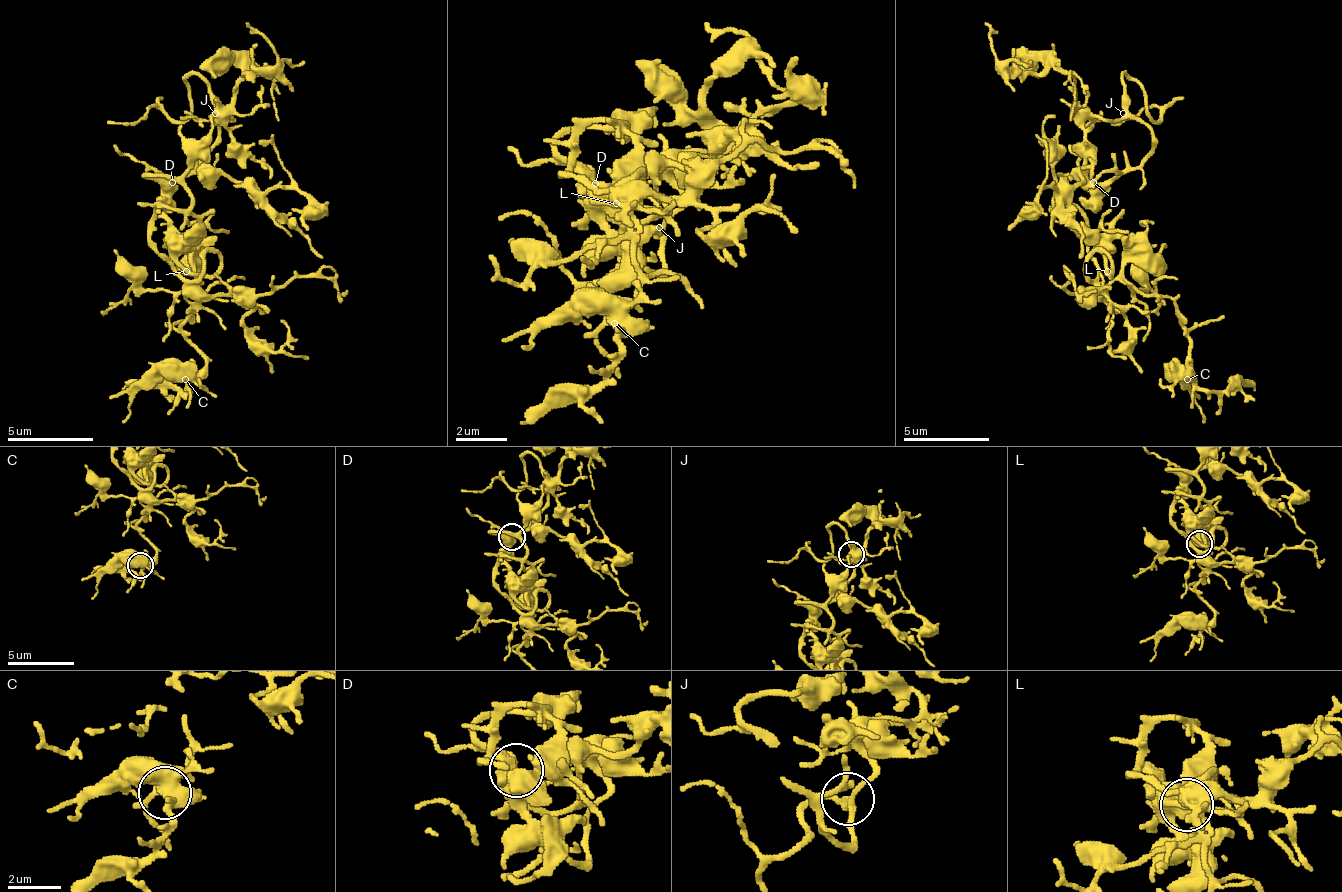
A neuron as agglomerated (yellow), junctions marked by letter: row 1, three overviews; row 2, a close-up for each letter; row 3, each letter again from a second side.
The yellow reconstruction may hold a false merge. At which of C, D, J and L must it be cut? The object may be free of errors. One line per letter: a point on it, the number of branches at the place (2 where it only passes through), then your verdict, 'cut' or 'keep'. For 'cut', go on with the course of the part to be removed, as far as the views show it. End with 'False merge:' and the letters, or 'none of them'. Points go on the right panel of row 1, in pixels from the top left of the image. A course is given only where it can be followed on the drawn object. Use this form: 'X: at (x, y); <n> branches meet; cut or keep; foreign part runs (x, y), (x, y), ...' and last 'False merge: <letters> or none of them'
C: at (1187, 379); 5 branches meet; keep
D: at (1093, 182); 3 branches meet; keep
J: at (1123, 113); 3 branches meet; keep
L: at (1107, 271); 3 branches meet; keep
False merge: none of them

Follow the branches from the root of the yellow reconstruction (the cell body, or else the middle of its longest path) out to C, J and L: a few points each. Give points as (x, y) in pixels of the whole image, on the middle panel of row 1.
C: (589, 183), (564, 170), (602, 202), (621, 202), (633, 240), (640, 297), (608, 316), (633, 323), (614, 323)
J: (589, 183), (589, 196), (621, 227), (633, 253), (652, 272), (665, 272), (665, 234), (659, 227)
L: (589, 183), (576, 170), (564, 170), (570, 170), (602, 202), (614, 202)

